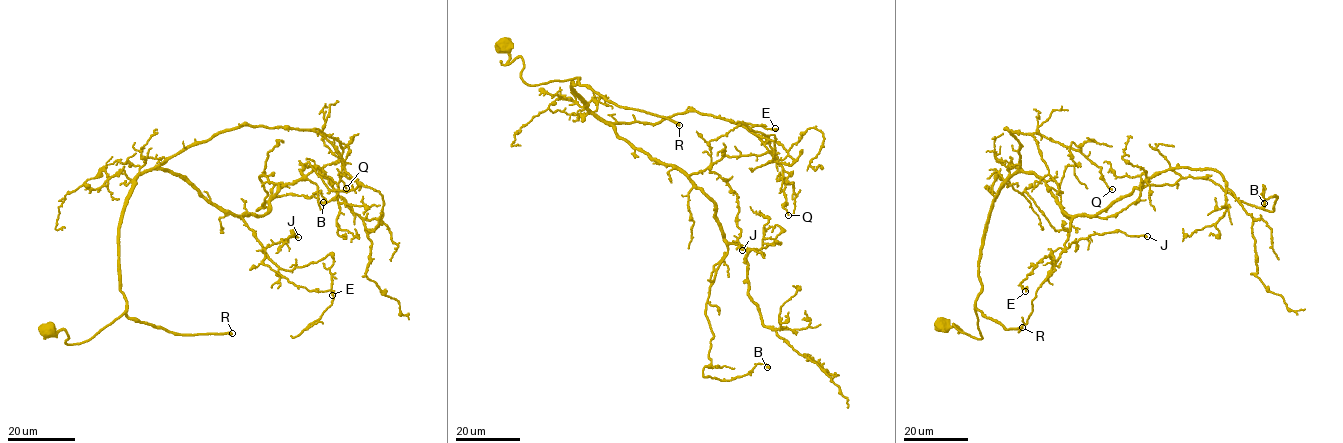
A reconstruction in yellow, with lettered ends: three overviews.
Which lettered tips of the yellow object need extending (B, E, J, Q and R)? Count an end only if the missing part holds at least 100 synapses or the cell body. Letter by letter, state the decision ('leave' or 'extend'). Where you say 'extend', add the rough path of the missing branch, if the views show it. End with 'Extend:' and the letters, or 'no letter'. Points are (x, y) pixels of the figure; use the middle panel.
B: leave
E: leave
J: leave
Q: leave
R: extend
Extend: R

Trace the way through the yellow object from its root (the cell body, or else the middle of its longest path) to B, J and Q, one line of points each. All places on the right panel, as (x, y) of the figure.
B: (943, 323), (982, 338), (982, 237), (1017, 172), (1071, 216), (1188, 176), (1269, 211), (1277, 197), (1264, 203)
J: (943, 323), (982, 338), (979, 249), (1013, 173), (1033, 172), (1071, 217), (1067, 248), (1096, 233), (1147, 236)
Q: (943, 323), (982, 338), (982, 237), (997, 190), (1020, 168), (1021, 144), (1008, 130), (1079, 150), (1112, 189)

